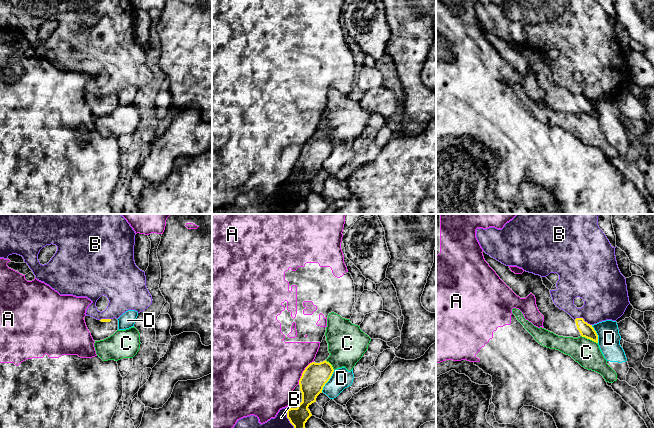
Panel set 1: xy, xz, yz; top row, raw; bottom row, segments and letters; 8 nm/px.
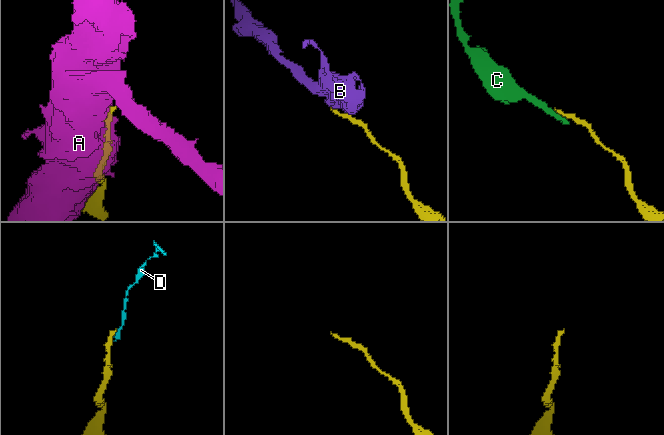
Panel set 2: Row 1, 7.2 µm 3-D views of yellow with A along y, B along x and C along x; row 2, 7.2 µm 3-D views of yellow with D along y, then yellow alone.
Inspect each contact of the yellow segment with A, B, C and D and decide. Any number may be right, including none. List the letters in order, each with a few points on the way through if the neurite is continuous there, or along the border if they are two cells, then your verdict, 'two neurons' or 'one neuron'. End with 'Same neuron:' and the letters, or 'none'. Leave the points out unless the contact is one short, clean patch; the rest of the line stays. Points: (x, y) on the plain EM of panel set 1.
A: two neurons
B: two neurons
C: border along yz (581, 111), (597, 119); two neurons
D: border along xz (334, 146), (321, 167); two neurons
Same neuron: none

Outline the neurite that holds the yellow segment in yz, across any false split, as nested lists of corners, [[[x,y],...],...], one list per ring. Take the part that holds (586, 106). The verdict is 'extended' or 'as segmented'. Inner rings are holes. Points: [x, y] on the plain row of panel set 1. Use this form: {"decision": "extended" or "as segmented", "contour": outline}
{"decision": "extended", "contour": [[[484,27],[482,29],[489,42],[517,72],[526,74],[530,69],[535,72],[537,84],[544,92],[544,105],[558,112],[573,114],[582,112],[598,119],[598,111],[592,101],[585,98],[583,94],[574,96],[554,80],[550,66],[543,60],[541,52],[526,47],[515,50],[509,42],[492,34]]]}

